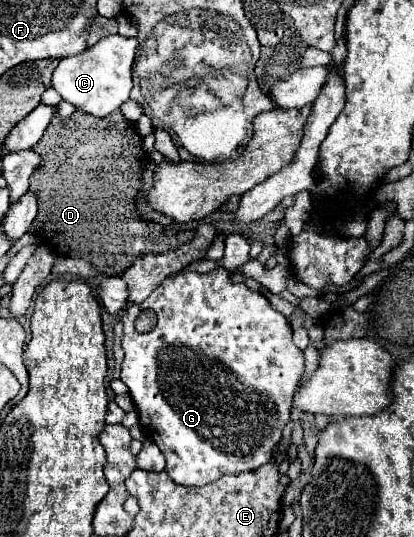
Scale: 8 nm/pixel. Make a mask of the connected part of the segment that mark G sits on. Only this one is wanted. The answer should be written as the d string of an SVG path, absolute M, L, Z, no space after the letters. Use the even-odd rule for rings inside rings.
M218 267L210 273L190 271L190 273L182 273L174 279L166 279L156 291L152 291L152 295L146 301L128 305L120 321L124 325L124 337L122 337L124 363L122 363L120 379L126 383L126 387L130 391L130 397L134 401L144 435L160 447L160 451L166 457L166 473L178 485L206 485L206 483L210 483L222 475L228 475L228 473L242 473L242 471L258 469L258 465L264 465L274 457L272 451L280 443L284 425L290 421L292 395L298 387L298 381L304 375L304 353L292 341L292 327L290 327L288 319L280 311L276 311L264 295L248 289L244 283L232 283L230 273L224 267ZM144 309L152 309L156 313L158 321L156 321L156 327L152 331L138 333L136 319Z

